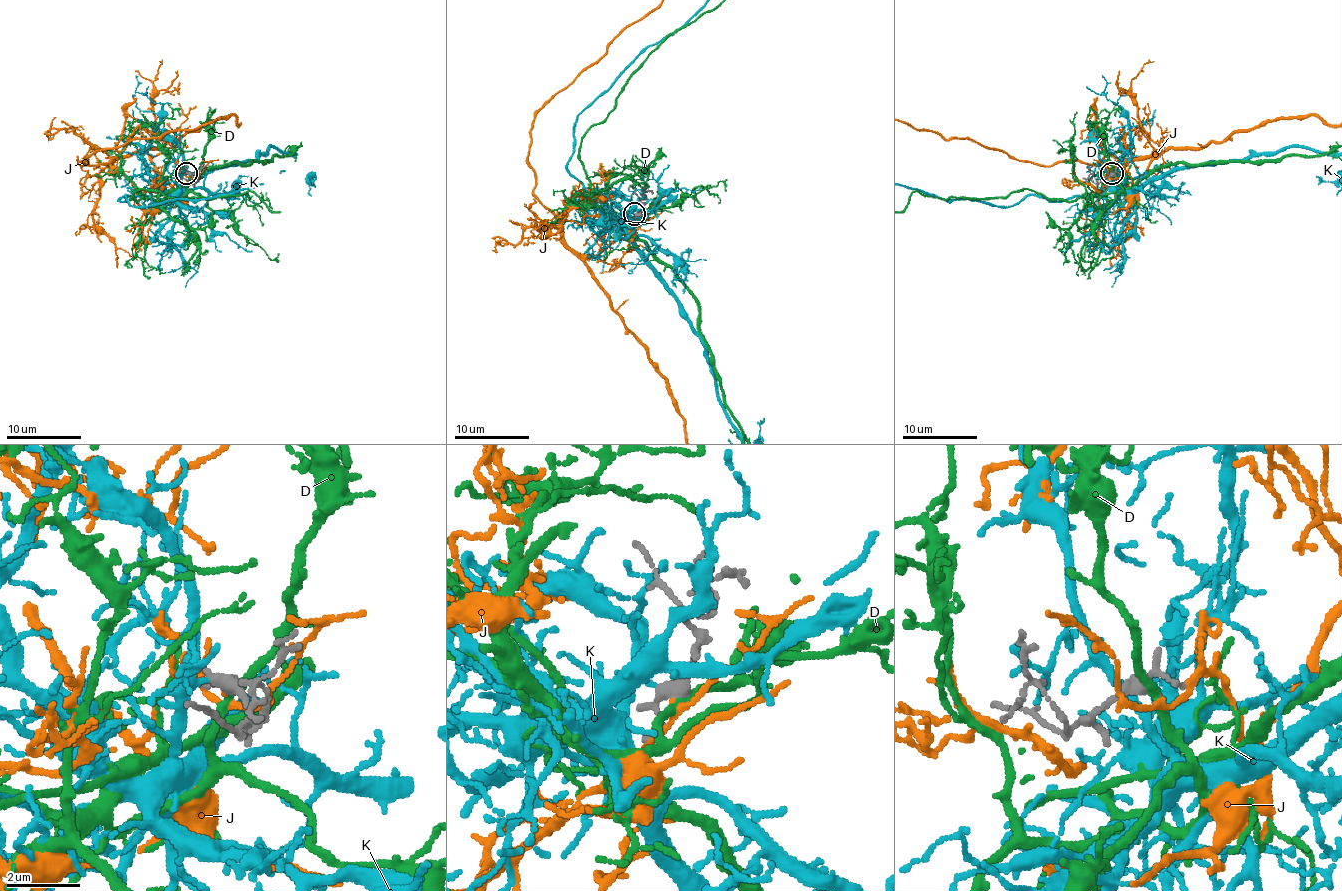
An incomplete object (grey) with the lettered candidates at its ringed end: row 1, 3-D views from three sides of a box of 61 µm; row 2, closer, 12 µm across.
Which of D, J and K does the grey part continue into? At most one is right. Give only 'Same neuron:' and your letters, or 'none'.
Same neuron: K

